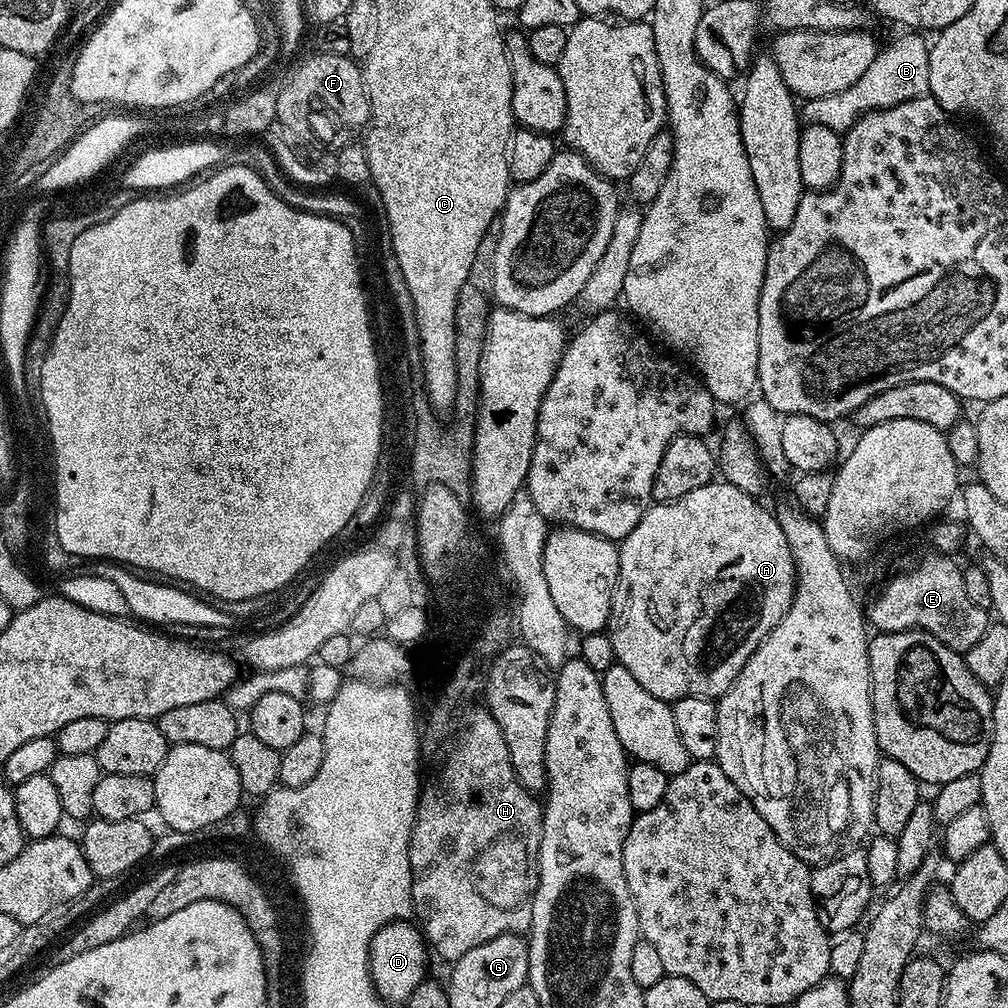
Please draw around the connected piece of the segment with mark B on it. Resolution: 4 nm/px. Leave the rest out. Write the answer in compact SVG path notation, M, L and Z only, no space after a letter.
M908 30L905 36L897 38L893 44L888 44L879 49L870 62L862 78L854 82L854 86L846 86L838 94L830 94L822 98L804 100L802 104L802 116L805 121L830 126L834 131L843 133L858 117L874 108L889 108L895 104L901 104L912 100L916 96L929 95L930 86L930 47L929 41L923 40L921 33L916 30Z

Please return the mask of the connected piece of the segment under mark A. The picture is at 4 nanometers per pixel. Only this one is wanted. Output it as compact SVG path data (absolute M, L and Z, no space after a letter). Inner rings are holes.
M713 482L706 486L698 486L698 490L693 490L686 494L686 498L678 498L674 502L665 504L653 503L649 506L638 526L630 530L630 534L625 540L619 541L620 549L620 576L616 579L616 589L612 595L612 605L610 606L610 618L606 629L608 636L614 642L614 654L617 661L654 698L662 698L669 702L675 702L687 696L707 696L709 698L719 698L731 688L733 682L738 678L742 666L754 654L754 650L782 622L786 610L792 605L792 595L796 592L796 563L792 557L790 546L786 542L786 534L782 534L782 526L776 520L771 511L767 512L757 497L748 492L738 490L738 486L725 484L723 482Z

